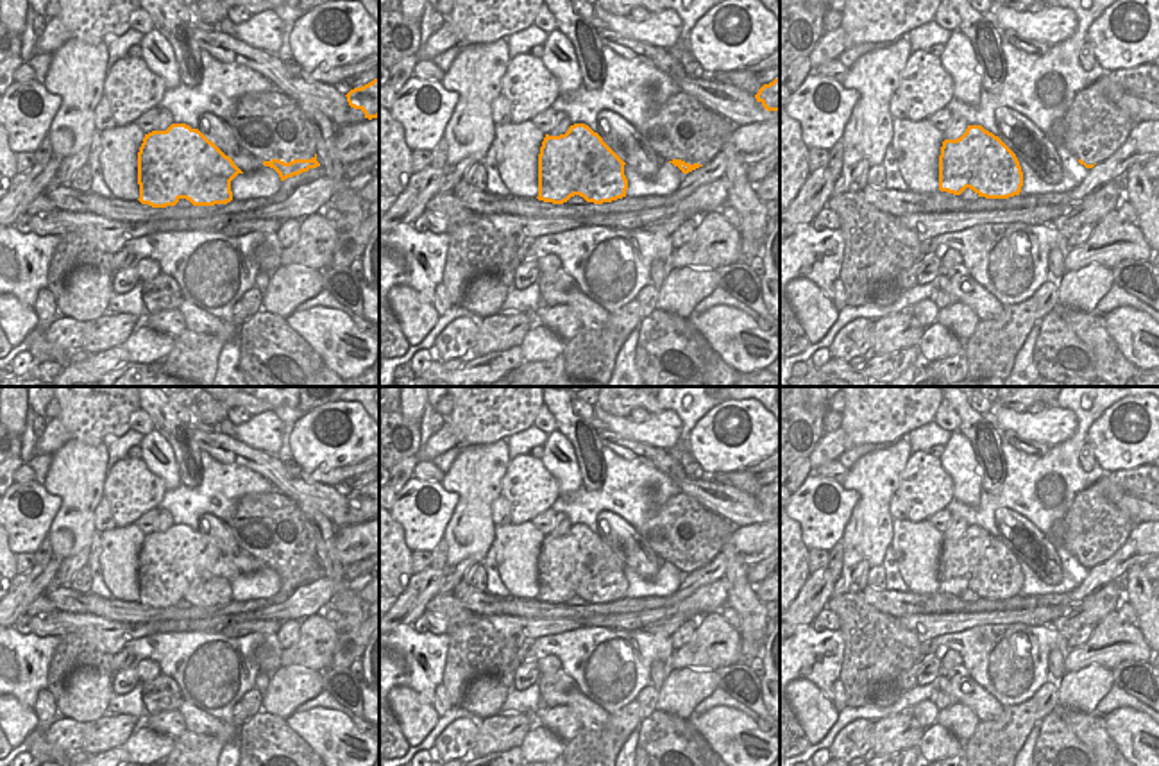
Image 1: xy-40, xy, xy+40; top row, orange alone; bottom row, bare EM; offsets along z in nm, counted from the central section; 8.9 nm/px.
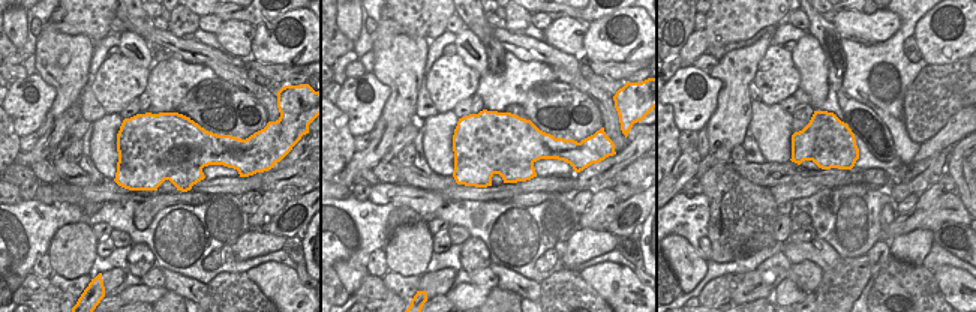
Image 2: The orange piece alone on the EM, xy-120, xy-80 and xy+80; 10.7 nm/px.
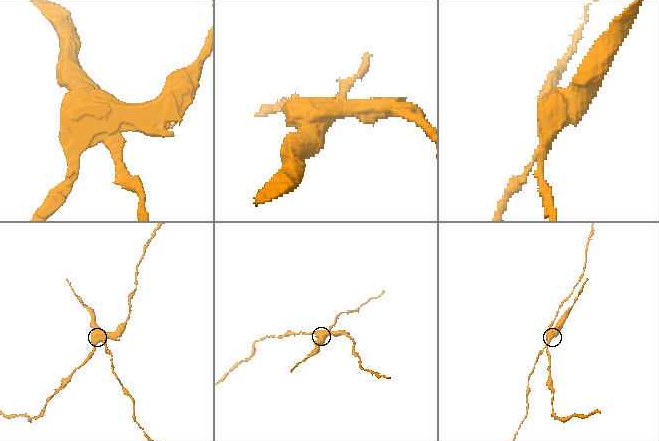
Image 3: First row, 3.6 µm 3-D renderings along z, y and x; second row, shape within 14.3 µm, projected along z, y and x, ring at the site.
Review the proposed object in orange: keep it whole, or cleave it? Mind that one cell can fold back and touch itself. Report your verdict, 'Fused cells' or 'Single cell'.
Fused cells

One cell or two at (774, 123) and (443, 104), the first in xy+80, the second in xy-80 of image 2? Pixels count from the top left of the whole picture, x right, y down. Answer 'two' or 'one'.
two

